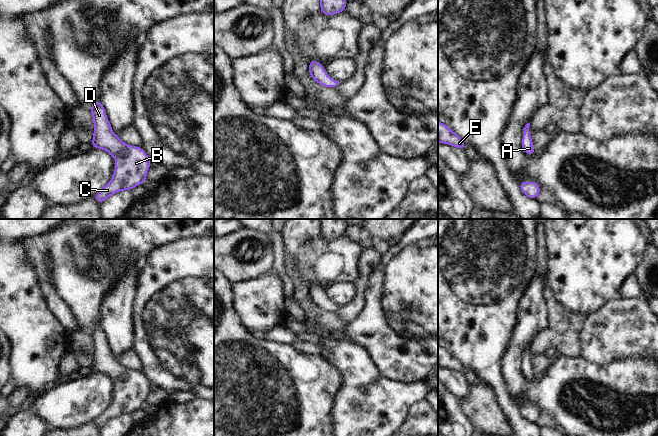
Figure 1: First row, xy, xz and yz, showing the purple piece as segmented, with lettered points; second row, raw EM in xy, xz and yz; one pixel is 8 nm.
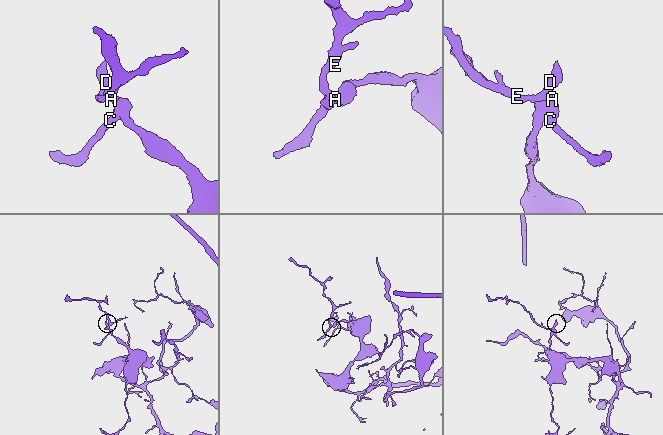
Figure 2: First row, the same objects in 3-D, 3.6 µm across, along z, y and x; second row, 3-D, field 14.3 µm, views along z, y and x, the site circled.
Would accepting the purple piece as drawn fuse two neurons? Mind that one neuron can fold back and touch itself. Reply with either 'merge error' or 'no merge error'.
no merge error

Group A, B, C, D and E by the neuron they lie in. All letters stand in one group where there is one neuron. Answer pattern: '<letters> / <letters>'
A B C D E

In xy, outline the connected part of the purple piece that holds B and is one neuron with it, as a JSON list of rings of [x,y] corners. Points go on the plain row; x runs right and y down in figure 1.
[[[100,325],[93,327],[91,337],[94,341],[94,363],[90,368],[111,377],[116,384],[116,394],[112,399],[112,405],[95,420],[101,428],[115,416],[131,414],[138,408],[143,408],[150,392],[150,381],[141,371],[129,370],[112,357],[111,349]]]

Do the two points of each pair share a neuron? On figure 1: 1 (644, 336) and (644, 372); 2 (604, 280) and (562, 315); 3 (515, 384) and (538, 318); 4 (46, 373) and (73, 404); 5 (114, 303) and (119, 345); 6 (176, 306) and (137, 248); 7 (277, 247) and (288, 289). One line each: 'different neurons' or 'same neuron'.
1: different neurons
2: different neurons
3: same neuron
4: different neurons
5: same neuron
6: different neurons
7: same neuron

